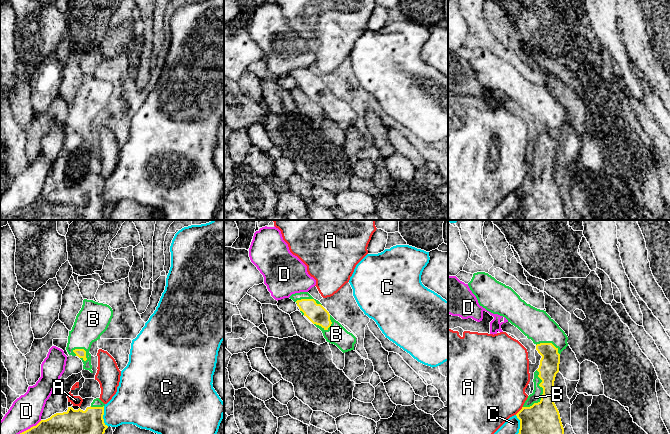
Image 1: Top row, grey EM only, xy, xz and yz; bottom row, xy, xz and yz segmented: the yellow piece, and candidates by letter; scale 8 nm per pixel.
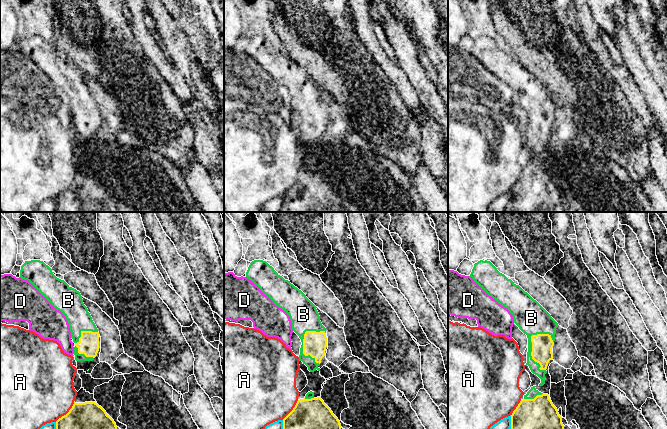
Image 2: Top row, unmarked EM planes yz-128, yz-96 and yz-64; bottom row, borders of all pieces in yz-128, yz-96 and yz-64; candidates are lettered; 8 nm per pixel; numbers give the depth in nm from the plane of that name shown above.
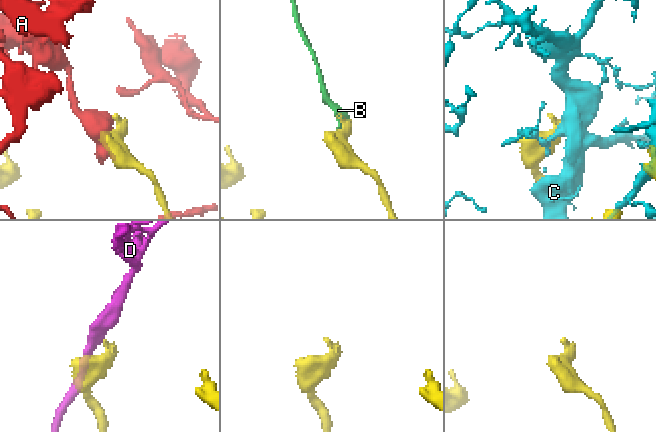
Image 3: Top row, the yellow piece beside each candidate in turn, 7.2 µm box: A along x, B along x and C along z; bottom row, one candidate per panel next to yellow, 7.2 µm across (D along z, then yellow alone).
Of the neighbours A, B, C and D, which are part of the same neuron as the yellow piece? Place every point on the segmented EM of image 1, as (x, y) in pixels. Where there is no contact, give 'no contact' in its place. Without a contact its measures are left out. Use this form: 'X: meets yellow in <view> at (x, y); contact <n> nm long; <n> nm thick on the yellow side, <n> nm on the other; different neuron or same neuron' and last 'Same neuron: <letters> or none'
A: meets yellow in yz at (520, 410); contact 90 nm long; 260 nm thick on the yellow side, 460 nm on the other; different neuron
B: meets yellow in yz at (543, 393); contact 320 nm long; 260 nm thick on the yellow side, 90 nm on the other; same neuron
C: meets yellow in xy at (102, 416); contact 170 nm long; 200 nm thick on the yellow side, 300 nm on the other; different neuron
D: meets yellow in xy at (31, 427); contact 220 nm long; 180 nm thick on the yellow side, 260 nm on the other; different neuron
Same neuron: B

